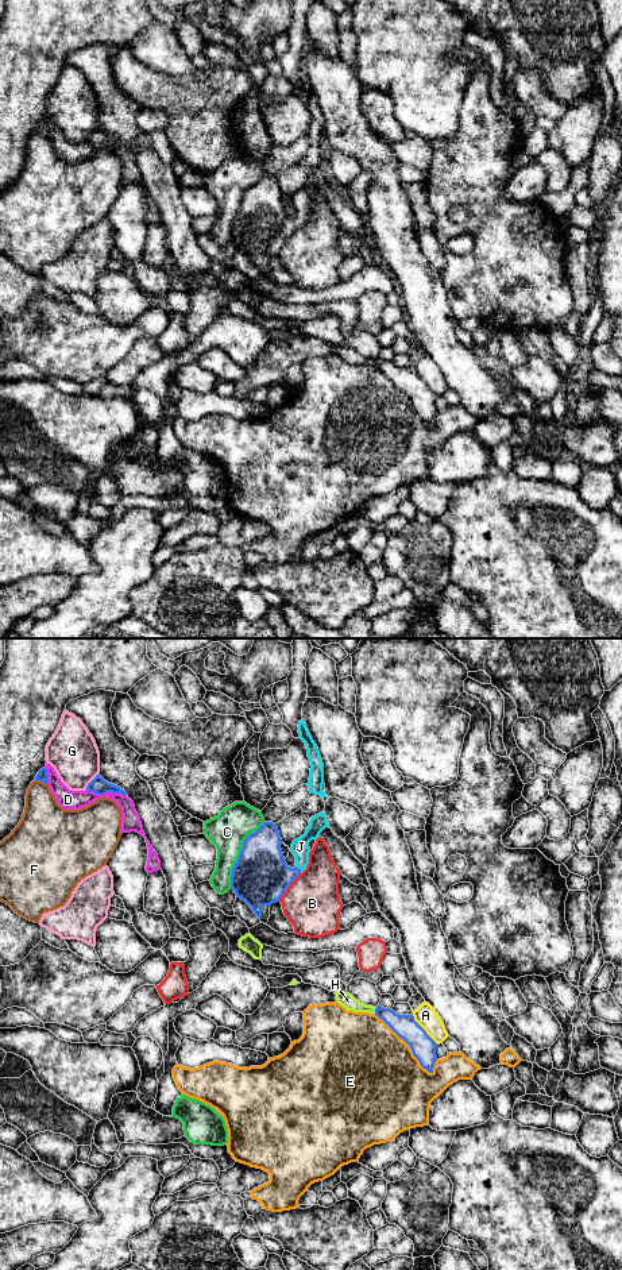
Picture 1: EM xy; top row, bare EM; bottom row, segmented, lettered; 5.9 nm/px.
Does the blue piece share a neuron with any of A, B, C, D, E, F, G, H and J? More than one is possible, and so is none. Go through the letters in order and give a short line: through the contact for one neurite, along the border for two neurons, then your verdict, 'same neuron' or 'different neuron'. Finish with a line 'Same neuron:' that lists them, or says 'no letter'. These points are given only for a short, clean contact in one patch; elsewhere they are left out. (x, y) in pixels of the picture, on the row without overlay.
A: line xy (412, 366), (413, 371), (437, 396); different neuron
B: line xy (301, 226), (288, 239), (279, 253); different neuron
C: different neuron
D: different neuron
E: different neuron
F: different neuron
G: different neuron
H: different neuron
J: line xy (261, 228), (284, 228), (298, 222), (300, 199); same neuron
Same neuron: J

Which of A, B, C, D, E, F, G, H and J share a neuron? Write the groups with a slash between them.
A / B G / C / D / E / F / H / J

